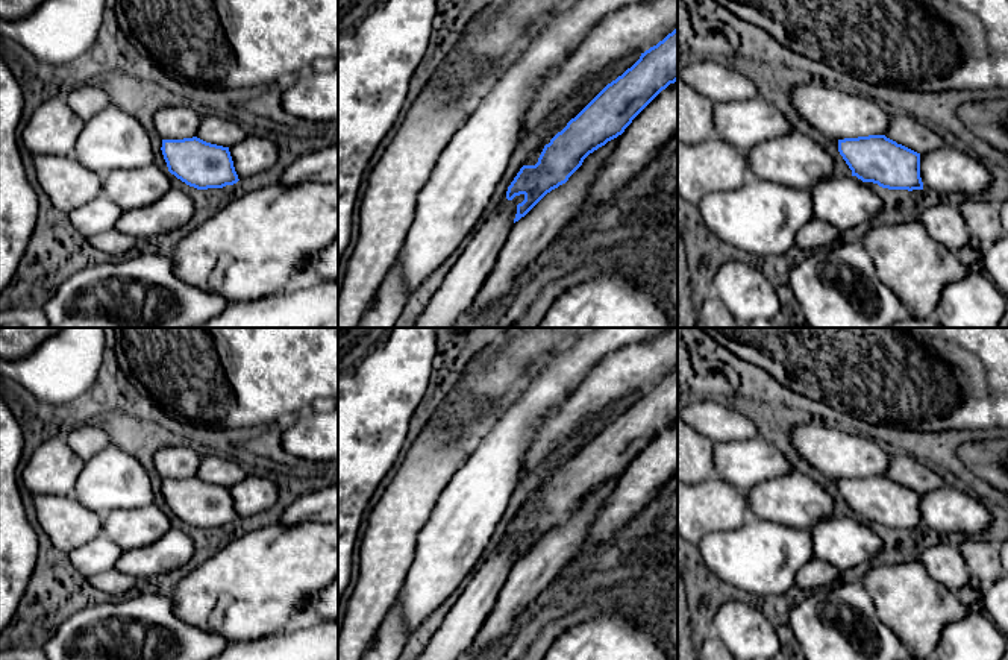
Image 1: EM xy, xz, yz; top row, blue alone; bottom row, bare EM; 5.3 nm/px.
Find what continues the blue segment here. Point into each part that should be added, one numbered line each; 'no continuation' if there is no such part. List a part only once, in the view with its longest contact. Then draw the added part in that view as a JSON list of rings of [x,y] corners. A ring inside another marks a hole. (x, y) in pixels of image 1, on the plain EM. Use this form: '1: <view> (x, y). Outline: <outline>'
no continuation

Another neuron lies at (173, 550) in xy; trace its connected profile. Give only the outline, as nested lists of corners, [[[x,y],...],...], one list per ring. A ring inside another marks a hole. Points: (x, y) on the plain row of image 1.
[[[171,528],[149,546],[123,551],[115,569],[139,581],[179,569],[189,561],[193,554],[193,539]]]

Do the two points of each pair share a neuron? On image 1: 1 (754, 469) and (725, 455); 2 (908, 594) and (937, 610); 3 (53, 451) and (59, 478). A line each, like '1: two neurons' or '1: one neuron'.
1: one neuron
2: one neuron
3: one neuron

